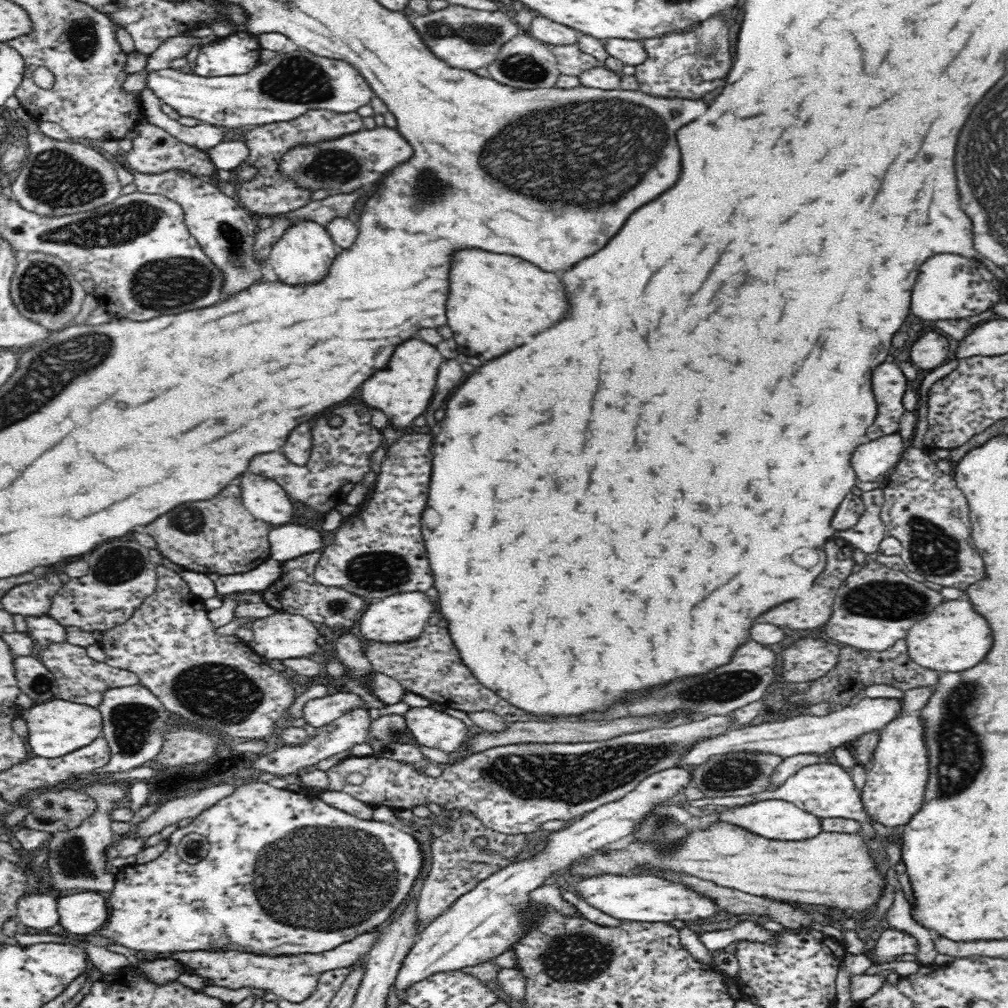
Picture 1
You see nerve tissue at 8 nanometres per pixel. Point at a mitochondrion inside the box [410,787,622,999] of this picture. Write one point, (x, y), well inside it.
(573, 958)

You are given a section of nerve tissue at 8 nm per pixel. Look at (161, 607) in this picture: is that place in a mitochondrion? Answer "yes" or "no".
no

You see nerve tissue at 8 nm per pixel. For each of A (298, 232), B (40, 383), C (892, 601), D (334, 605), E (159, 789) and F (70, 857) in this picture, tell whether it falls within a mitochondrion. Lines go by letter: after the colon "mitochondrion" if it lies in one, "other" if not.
A: other
B: mitochondrion
C: mitochondrion
D: mitochondrion
E: mitochondrion
F: mitochondrion

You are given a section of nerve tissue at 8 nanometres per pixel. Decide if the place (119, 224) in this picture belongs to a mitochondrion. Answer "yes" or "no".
yes

